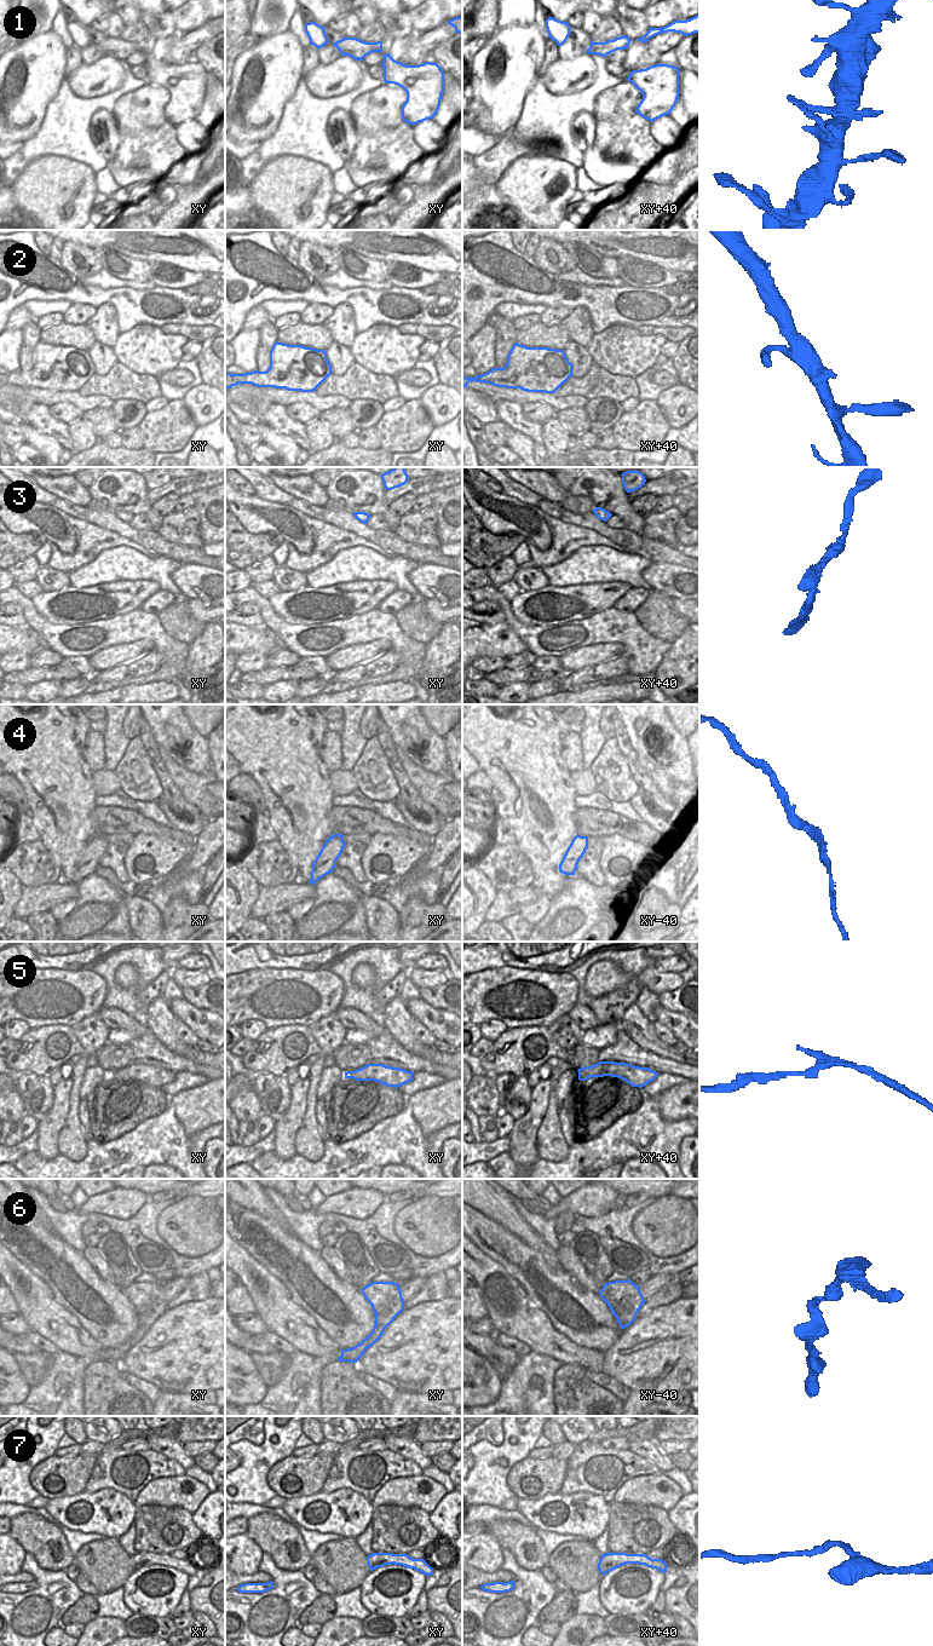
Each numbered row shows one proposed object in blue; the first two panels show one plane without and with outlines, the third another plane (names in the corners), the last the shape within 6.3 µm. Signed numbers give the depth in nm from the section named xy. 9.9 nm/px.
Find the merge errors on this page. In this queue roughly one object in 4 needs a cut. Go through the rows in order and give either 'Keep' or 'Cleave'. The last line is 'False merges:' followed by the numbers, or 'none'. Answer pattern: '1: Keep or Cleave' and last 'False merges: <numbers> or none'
1: Keep
2: Keep
3: Keep
4: Keep
5: Cleave
6: Keep
7: Keep
False merges: 5

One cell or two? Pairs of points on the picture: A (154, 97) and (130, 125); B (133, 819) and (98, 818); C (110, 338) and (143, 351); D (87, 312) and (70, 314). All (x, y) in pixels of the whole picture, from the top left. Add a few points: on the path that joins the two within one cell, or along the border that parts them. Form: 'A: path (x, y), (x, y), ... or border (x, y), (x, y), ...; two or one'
A: path (149, 104), (136, 118); one
B: path (125, 821), (107, 819); one
C: border (119, 333), (117, 340), (111, 347); two
D: path (84, 312), (74, 314); one

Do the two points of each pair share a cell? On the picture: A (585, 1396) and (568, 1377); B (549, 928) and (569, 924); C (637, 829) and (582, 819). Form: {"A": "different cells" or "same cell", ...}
{"A": "same cell", "B": "same cell", "C": "same cell"}

